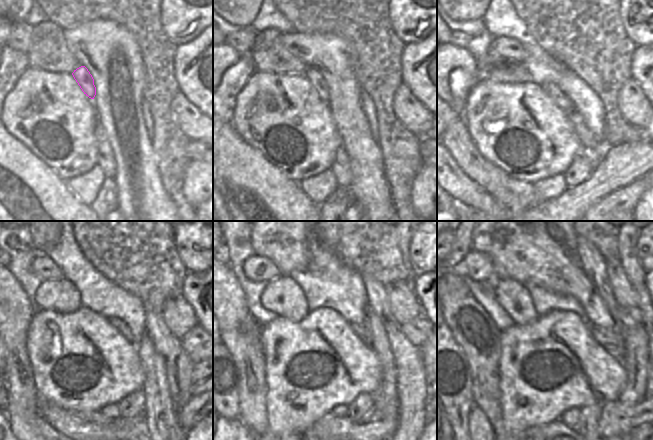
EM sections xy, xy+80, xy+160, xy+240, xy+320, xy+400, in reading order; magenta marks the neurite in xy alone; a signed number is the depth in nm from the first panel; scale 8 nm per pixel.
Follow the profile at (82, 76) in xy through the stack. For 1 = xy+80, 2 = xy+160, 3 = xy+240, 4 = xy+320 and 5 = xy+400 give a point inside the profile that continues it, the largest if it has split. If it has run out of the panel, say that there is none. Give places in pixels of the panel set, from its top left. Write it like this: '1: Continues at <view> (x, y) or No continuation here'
1: Continues at xy+80 (314, 77)
2: Continues at xy+160 (558, 97)
3: Continues at xy+240 (120, 325)
4: Continues at xy+320 (359, 330)
5: Continues at xy+400 (613, 341).

